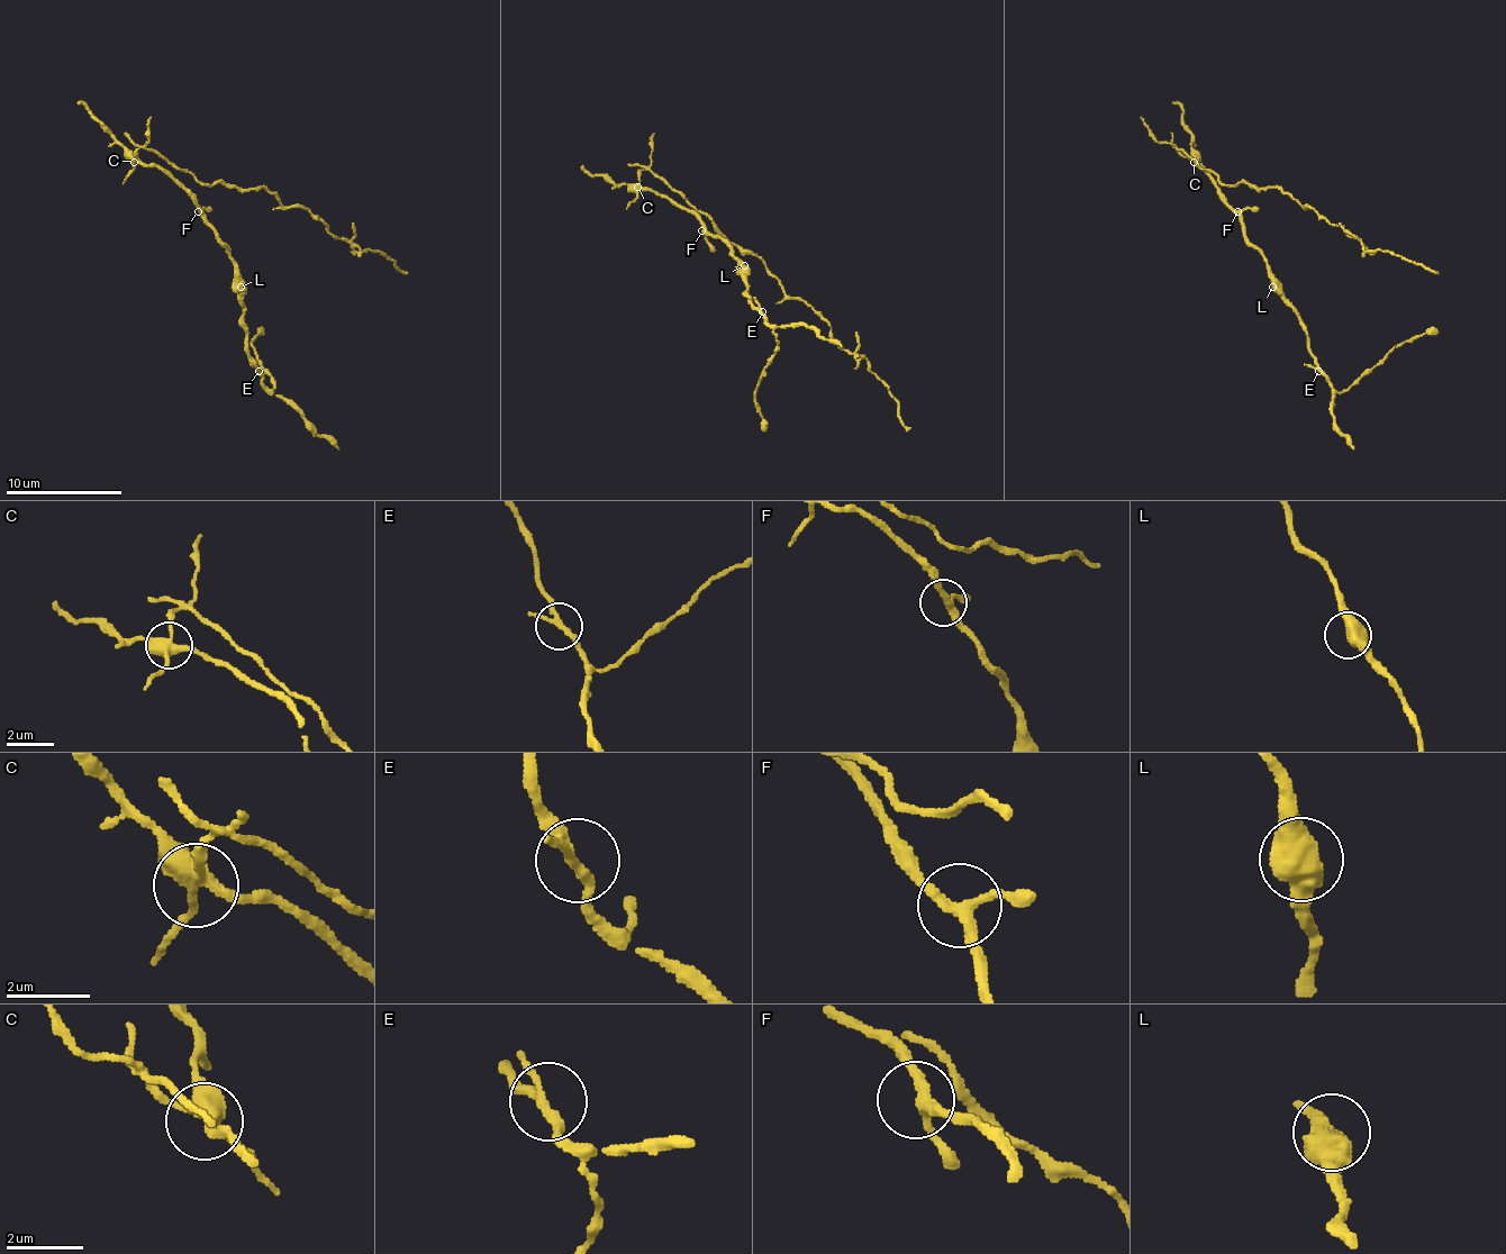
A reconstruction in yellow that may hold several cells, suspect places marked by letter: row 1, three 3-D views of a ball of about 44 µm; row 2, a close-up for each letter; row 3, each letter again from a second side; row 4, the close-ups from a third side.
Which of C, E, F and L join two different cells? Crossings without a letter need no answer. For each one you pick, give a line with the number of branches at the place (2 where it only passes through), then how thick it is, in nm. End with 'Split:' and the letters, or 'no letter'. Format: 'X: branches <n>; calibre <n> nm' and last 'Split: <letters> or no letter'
C: branches 4; calibre 380 nm
Split: C

